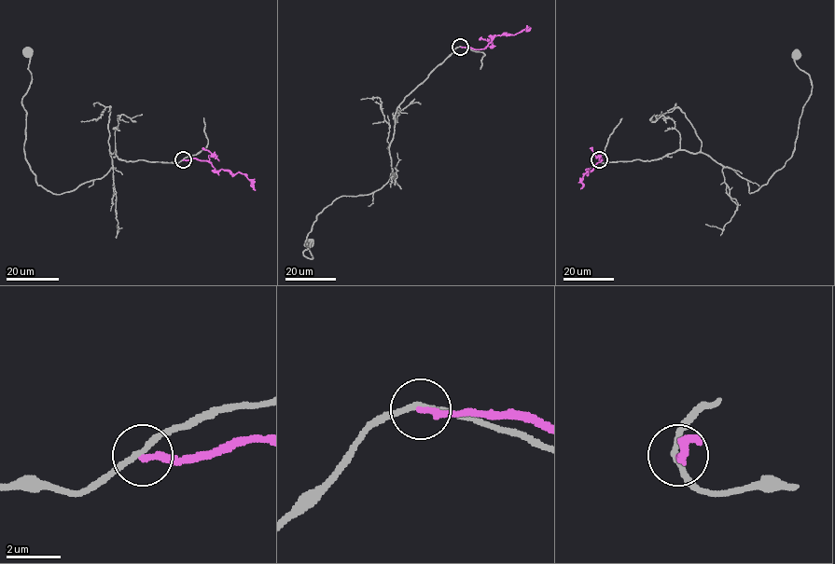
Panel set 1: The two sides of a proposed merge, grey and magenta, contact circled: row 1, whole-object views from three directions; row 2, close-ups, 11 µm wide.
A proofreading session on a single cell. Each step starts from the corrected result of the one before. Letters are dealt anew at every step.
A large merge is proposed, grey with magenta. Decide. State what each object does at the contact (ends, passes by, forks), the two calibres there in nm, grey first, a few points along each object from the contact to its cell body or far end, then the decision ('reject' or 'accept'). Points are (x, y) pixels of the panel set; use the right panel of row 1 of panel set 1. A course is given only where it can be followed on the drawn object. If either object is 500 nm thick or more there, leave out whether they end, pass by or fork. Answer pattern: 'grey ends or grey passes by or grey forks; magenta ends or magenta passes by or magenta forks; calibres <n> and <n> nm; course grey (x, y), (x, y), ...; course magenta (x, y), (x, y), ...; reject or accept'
grey passes by; magenta ends; calibres 200 and 240 nm; course grey (599, 159), (703, 153), (746, 179), (753, 193), (794, 149), (812, 86), (796, 54); course magenta (599, 159), (602, 159), (591, 170), (588, 169), (580, 189); reject

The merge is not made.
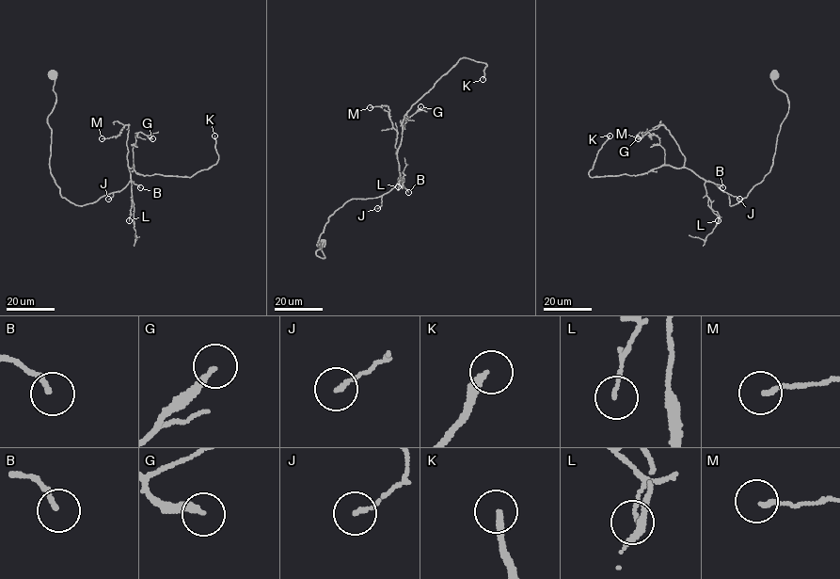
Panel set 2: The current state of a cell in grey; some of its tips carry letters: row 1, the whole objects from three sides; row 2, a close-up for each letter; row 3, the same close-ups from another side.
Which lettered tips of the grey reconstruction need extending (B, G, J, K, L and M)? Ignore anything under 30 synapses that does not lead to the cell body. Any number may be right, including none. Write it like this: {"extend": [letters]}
{"extend": ["B", "K"]}

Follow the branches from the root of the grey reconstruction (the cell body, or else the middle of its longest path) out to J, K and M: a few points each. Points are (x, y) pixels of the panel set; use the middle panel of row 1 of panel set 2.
J: (323, 243), (323, 258), (316, 254), (320, 249), (318, 237), (328, 217), (348, 201), (381, 196), (377, 208)
K: (323, 243), (323, 258), (318, 237), (346, 202), (398, 183), (411, 106), (463, 57), (487, 65), (483, 79)
M: (323, 243), (323, 258), (318, 237), (346, 202), (383, 196), (398, 183), (389, 109), (370, 107)

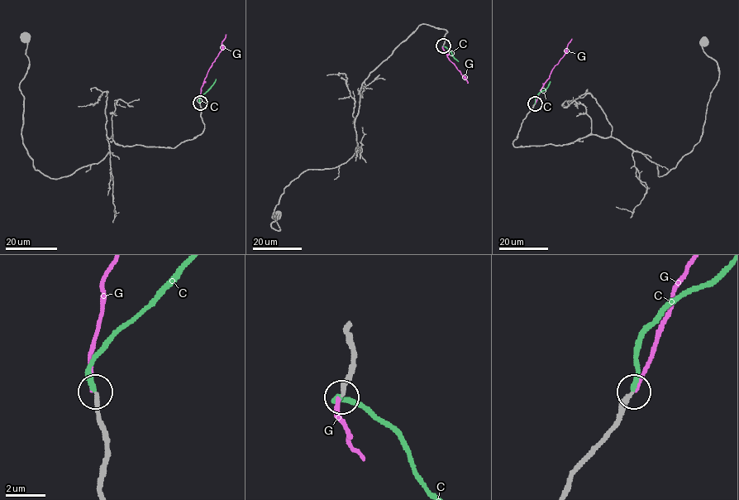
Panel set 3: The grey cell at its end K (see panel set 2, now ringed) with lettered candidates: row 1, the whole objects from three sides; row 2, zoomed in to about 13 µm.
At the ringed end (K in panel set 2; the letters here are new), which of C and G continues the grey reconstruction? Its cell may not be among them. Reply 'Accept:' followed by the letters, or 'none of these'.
Accept: C

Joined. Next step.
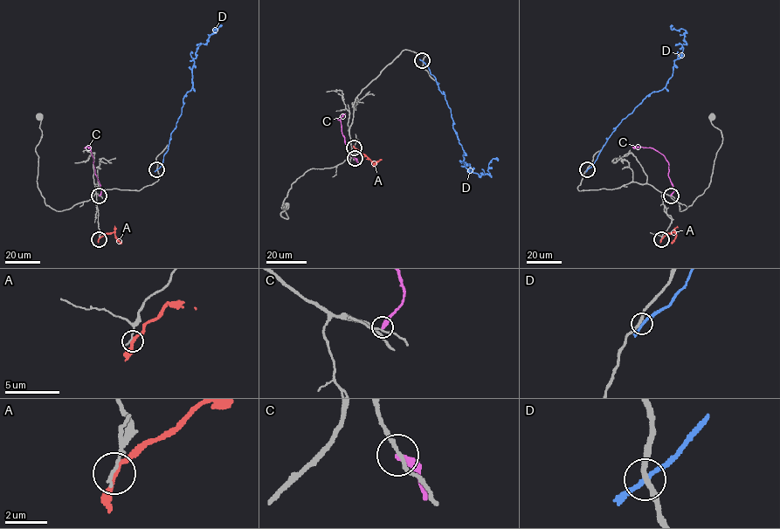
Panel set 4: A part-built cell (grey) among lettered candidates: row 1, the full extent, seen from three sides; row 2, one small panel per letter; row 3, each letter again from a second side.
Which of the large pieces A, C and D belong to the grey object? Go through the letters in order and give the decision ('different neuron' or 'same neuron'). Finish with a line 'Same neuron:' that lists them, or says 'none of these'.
A: different neuron
C: different neuron
D: different neuron
Same neuron: none of these

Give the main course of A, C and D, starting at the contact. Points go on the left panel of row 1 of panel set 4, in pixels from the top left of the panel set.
A: (99, 239), (106, 233), (113, 232), (121, 243)
C: (99, 195), (101, 188), (95, 174), (93, 157), (86, 147), (91, 147)
D: (156, 169), (181, 113), (183, 97), (192, 86), (196, 48), (205, 44), (213, 29), (222, 25)

